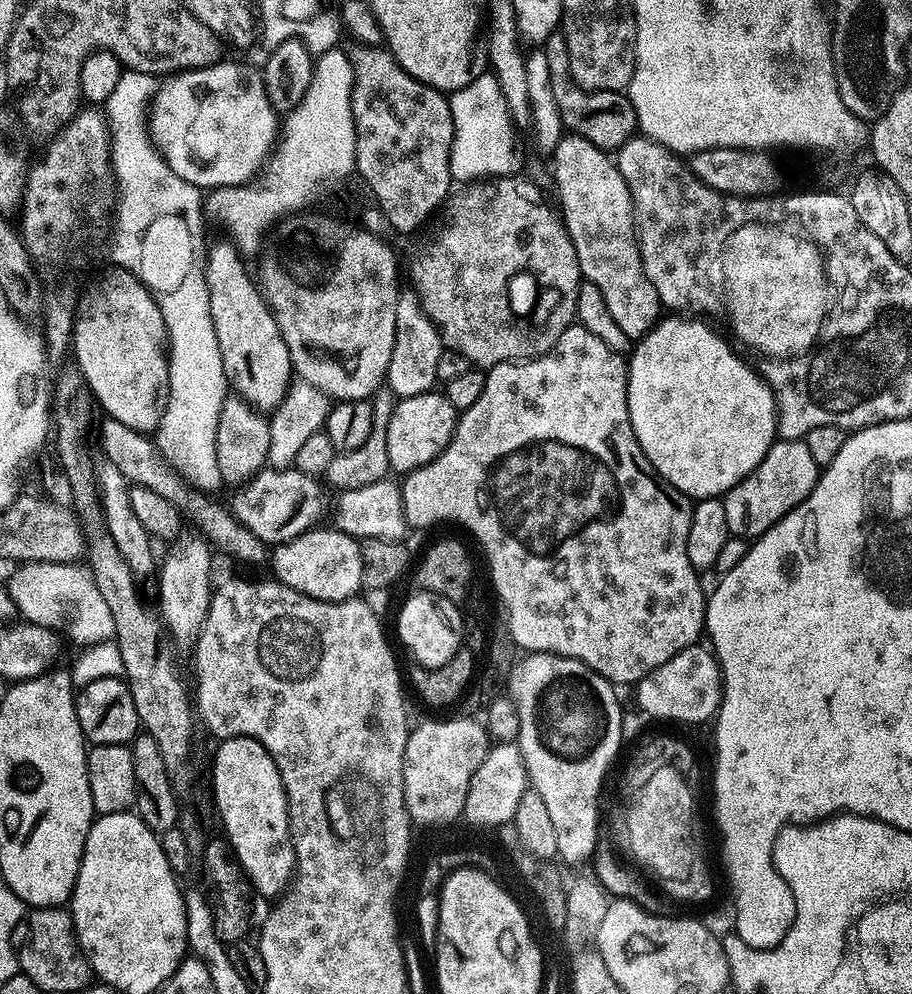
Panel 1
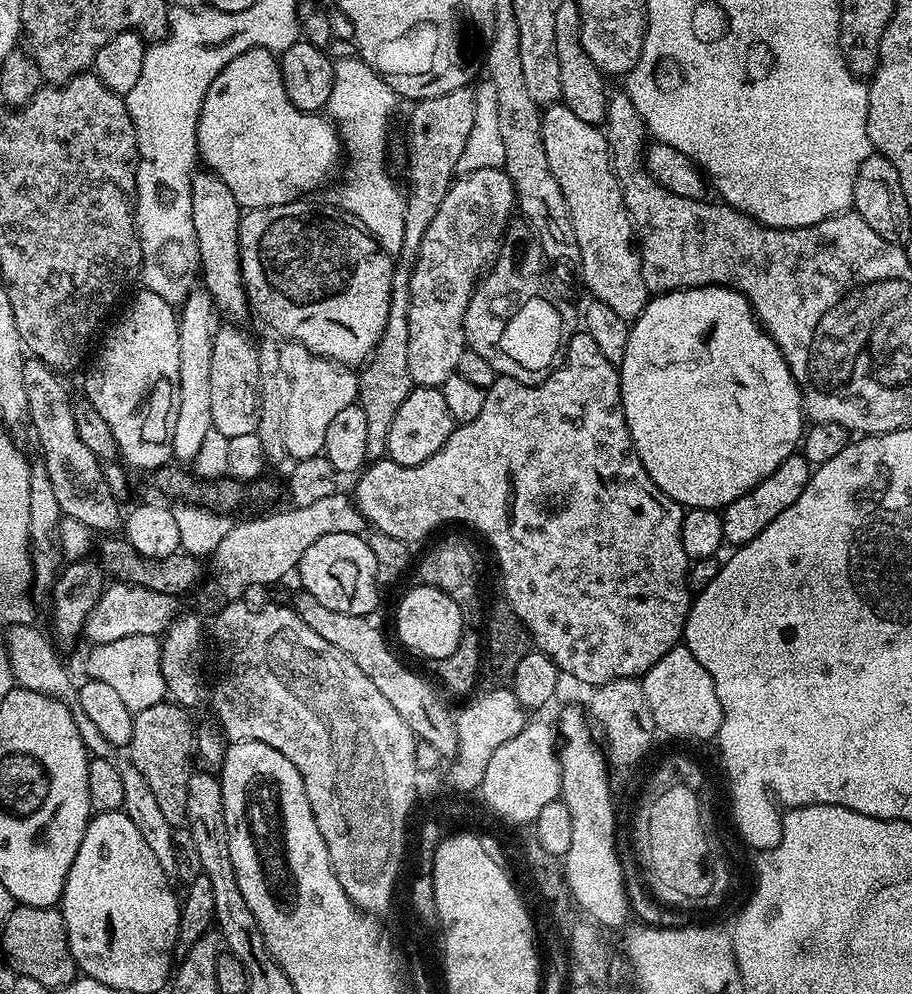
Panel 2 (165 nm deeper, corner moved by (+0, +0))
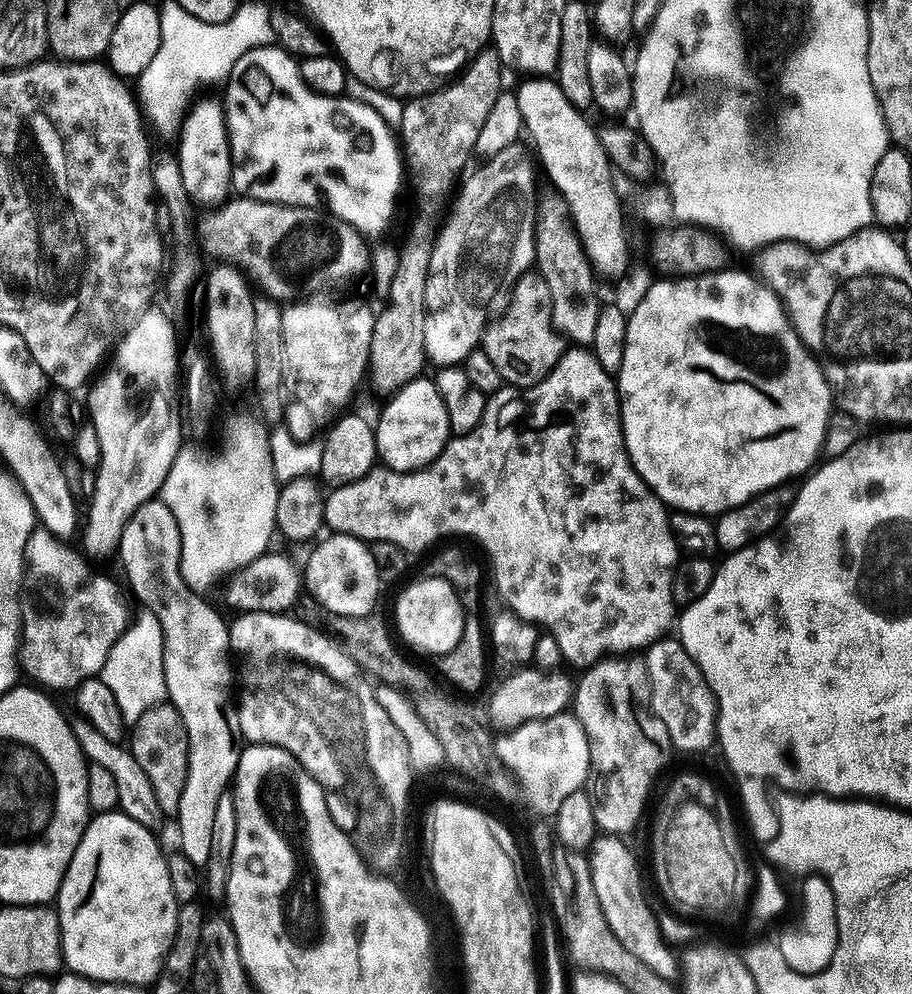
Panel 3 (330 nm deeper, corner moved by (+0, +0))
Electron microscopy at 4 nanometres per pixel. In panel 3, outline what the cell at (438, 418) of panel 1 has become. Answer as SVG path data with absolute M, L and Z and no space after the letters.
M417 378L406 382L387 397L388 405L380 412L380 421L375 421L376 451L383 467L396 472L417 472L428 467L428 463L448 445L450 433L446 406L442 394L438 394L435 379Z

